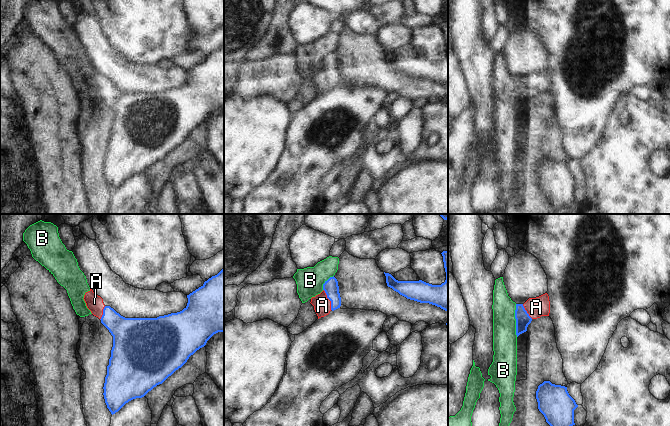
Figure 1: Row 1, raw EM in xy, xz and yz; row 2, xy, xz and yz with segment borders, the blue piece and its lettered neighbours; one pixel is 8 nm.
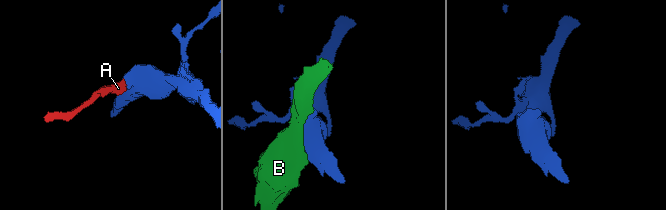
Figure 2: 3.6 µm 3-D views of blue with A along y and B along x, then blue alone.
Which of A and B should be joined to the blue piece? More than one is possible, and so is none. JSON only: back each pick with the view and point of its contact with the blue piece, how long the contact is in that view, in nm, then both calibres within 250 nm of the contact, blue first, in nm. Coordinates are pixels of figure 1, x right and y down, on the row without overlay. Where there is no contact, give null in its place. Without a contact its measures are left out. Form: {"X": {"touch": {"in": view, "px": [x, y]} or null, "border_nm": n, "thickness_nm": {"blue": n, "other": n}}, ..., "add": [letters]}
{"A": {"touch": {"in": "xz", "px": [328, 74]}, "border_nm": 180, "thickness_nm": {"blue": 120, "other": 140}}, "add": ["A"]}

